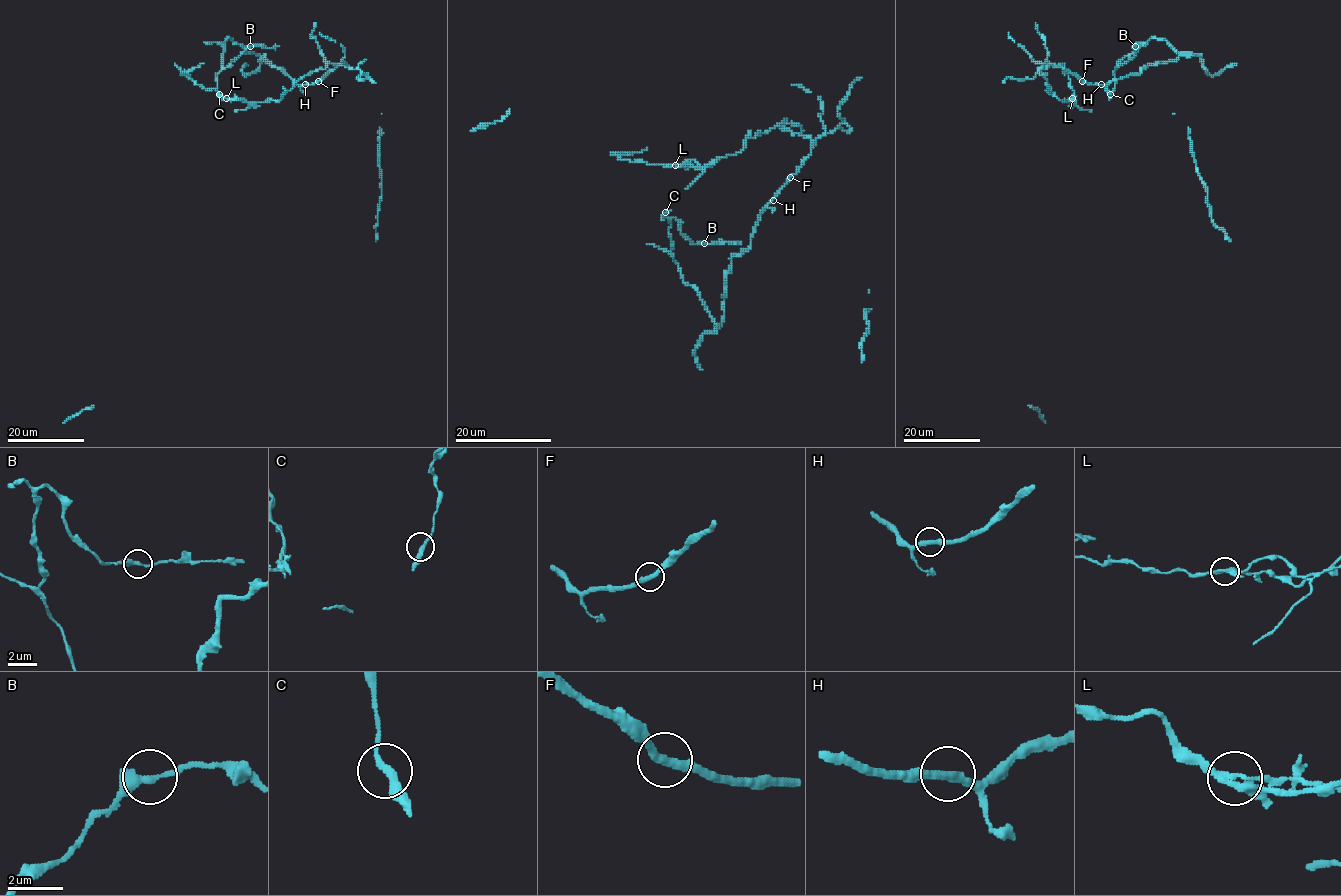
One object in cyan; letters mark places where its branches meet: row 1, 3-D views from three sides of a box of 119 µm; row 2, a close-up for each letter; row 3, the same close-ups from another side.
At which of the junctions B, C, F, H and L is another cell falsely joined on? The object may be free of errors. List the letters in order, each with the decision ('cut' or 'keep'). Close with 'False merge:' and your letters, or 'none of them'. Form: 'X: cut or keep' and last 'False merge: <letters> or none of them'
B: keep
C: keep
F: keep
H: keep
L: cut
False merge: L

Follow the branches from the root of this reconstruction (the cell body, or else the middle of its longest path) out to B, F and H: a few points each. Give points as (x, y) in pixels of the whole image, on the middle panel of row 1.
B: (761, 132), (797, 124), (811, 150), (732, 257), (716, 325), (682, 280), (669, 220), (704, 243)
F: (761, 132), (780, 123), (797, 124), (802, 134), (813, 141), (809, 157), (790, 177)
H: (761, 132), (780, 123), (797, 124), (802, 134), (813, 141), (809, 157), (773, 200)

